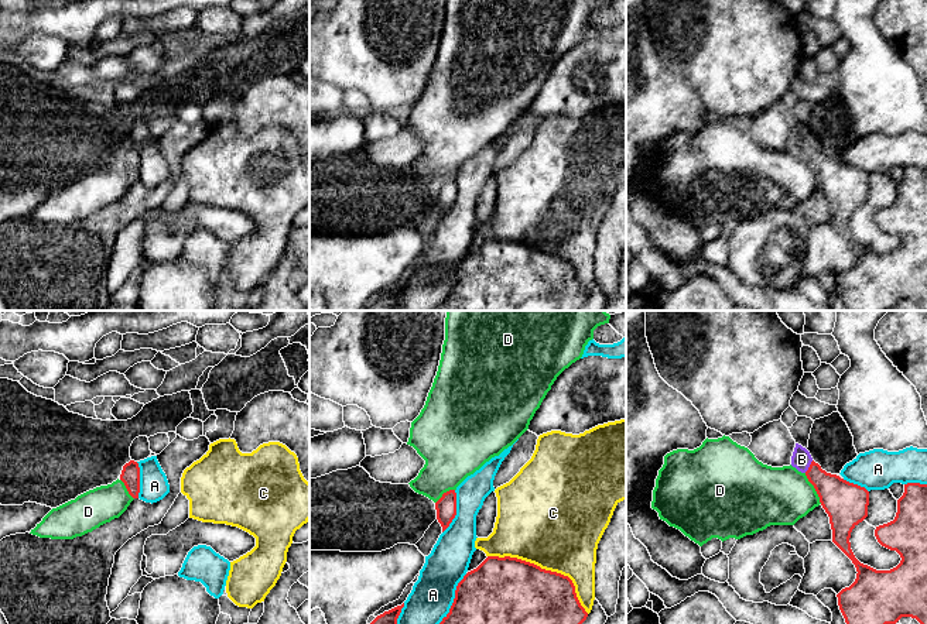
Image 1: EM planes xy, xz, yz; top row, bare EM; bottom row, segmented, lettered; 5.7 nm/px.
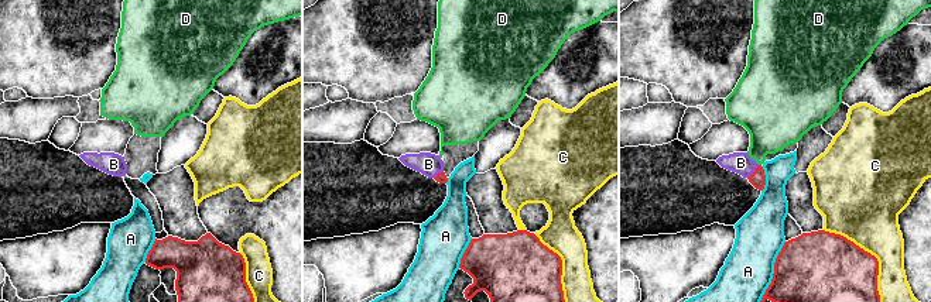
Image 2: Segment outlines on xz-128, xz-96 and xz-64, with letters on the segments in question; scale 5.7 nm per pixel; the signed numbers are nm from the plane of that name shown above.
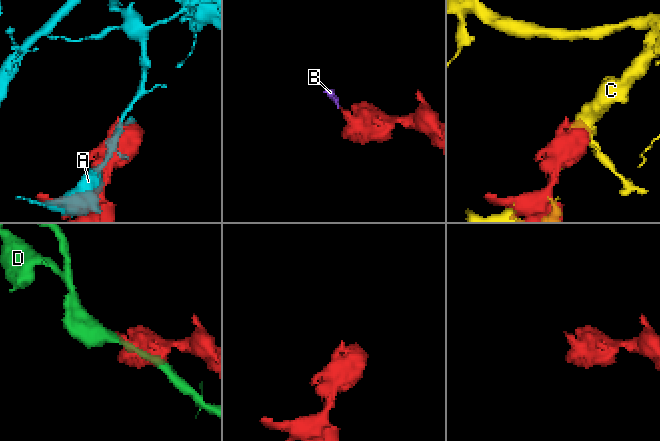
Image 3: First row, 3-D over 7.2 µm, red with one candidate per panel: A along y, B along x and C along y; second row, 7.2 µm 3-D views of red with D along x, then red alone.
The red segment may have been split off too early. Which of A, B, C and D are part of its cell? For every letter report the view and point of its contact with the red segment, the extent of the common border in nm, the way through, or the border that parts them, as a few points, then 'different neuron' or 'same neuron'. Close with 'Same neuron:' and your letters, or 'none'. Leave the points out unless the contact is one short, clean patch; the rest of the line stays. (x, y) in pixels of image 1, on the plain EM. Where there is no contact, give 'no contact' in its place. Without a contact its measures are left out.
A: xz (454, 284) | 360 nm | different neuron
B: yz (810, 150) | 90 nm | across yz (840, 182), (810, 150), (801, 143) | same neuron
C: xz (544, 253) | 650 nm | different neuron
D: yz (814, 171) | 200 nm | different neuron
Same neuron: B

